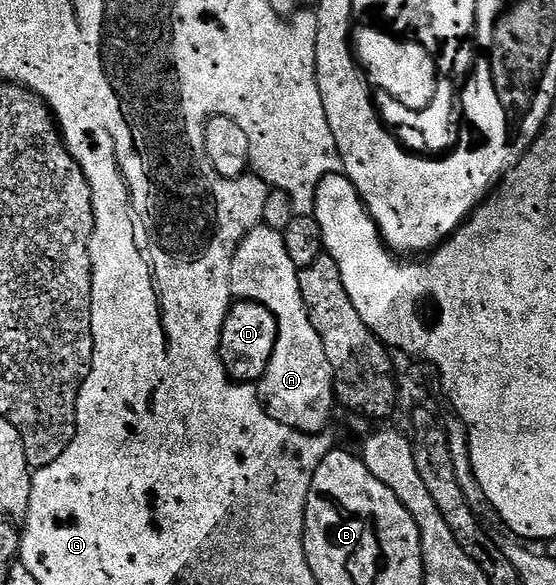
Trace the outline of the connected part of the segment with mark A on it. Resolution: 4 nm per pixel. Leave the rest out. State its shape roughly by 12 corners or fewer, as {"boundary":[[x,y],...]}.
{"boundary":[[262,224],[233,256],[231,297],[265,304],[277,344],[257,383],[267,414],[306,434],[337,406],[325,344]]}

